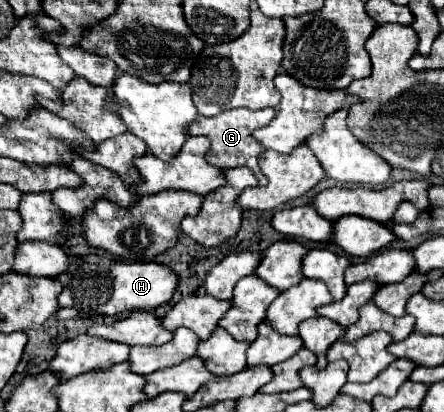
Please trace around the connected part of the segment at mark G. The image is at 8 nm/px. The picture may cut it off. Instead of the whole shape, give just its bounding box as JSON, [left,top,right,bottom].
[186,108,274,186]

